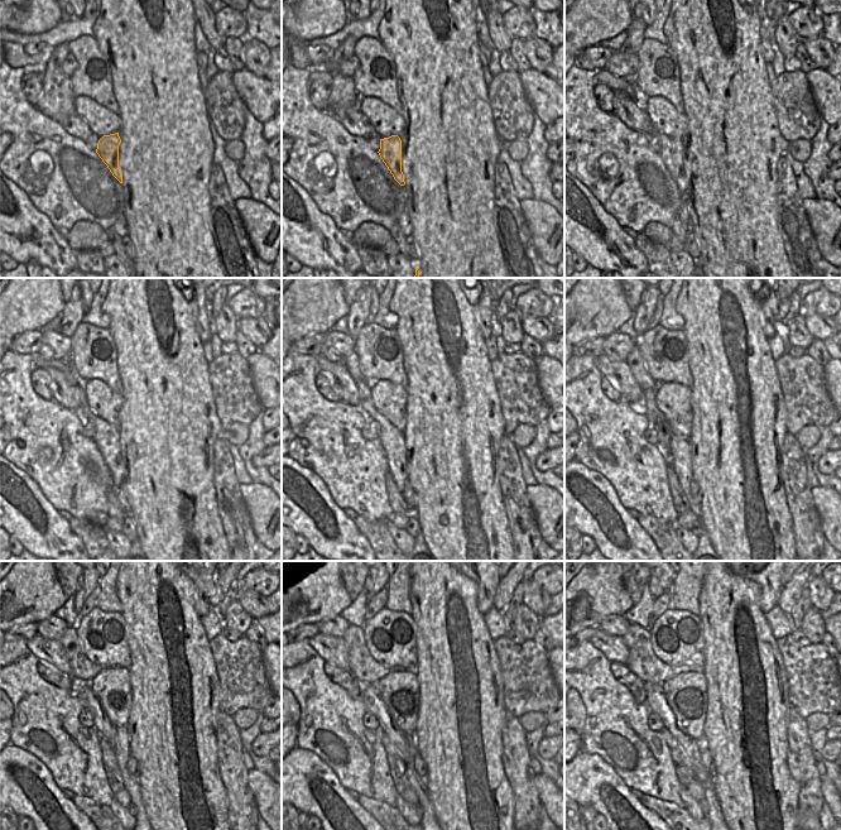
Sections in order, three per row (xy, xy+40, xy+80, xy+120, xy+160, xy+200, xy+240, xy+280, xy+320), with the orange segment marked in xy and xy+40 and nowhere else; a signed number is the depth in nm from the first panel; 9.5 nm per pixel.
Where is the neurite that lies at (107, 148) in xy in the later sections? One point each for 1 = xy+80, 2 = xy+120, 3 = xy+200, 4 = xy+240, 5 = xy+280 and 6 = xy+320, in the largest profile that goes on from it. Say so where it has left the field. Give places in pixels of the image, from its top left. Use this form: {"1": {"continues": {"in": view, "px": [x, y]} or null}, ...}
{"1": {"continues": {"in": "xy+80", "px": [672, 149]}}, "2": {"continues": {"in": "xy+120", "px": [106, 437]}}, "3": {"continues": {"in": "xy+200", "px": [679, 457]}}, "4": {"continues": {"in": "xy+240", "px": [120, 748]}}, "5": {"continues": {"in": "xy+280", "px": [428, 817]}}, "6": {"continues": {"in": "xy+320", "px": [715, 815]}}}

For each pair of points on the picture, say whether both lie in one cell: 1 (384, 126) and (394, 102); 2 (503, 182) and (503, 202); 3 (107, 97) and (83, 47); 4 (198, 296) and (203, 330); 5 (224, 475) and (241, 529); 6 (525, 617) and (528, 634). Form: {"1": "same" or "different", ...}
{"1": "different", "2": "same", "3": "same", "4": "same", "5": "same", "6": "same"}

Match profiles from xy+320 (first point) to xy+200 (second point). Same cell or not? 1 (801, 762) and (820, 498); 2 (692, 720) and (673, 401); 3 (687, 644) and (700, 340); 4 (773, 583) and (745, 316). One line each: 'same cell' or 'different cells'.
1: different cells
2: same cell
3: different cells
4: different cells

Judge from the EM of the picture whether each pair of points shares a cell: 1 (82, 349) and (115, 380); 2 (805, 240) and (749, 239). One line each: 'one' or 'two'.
1: one
2: two

